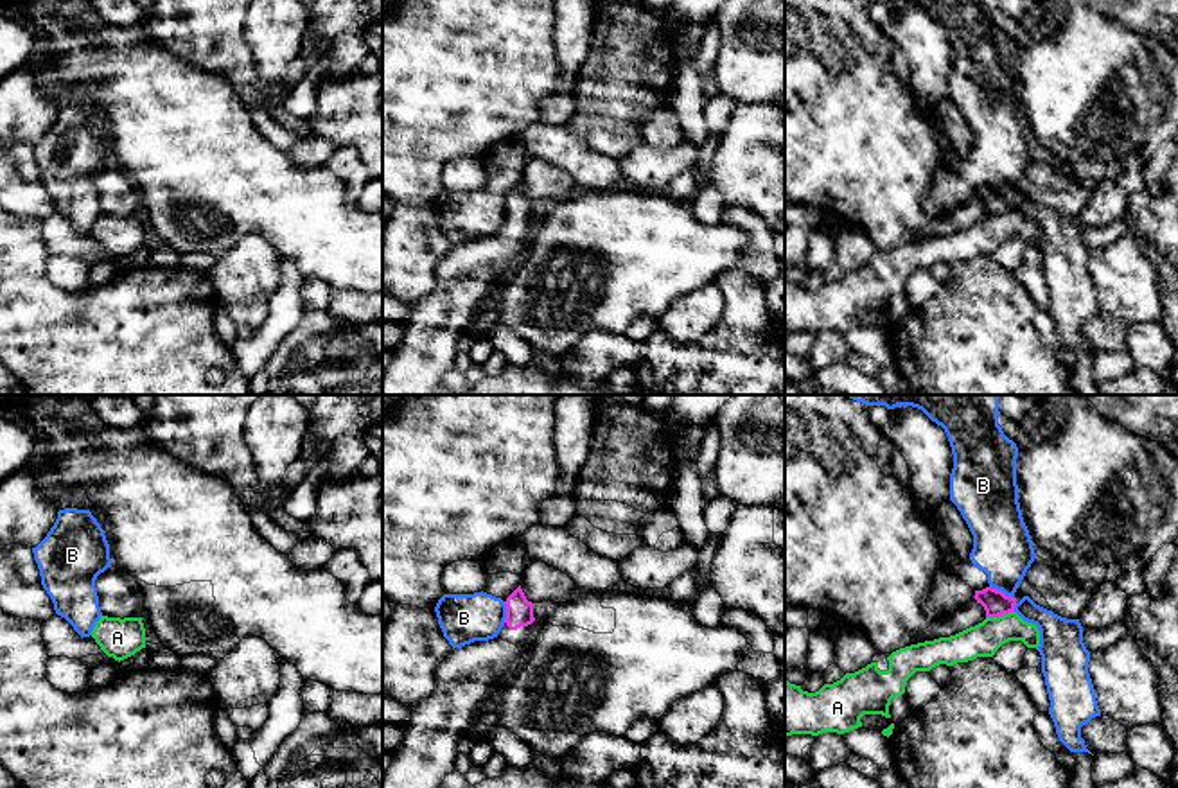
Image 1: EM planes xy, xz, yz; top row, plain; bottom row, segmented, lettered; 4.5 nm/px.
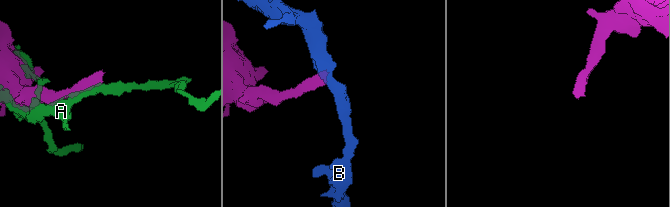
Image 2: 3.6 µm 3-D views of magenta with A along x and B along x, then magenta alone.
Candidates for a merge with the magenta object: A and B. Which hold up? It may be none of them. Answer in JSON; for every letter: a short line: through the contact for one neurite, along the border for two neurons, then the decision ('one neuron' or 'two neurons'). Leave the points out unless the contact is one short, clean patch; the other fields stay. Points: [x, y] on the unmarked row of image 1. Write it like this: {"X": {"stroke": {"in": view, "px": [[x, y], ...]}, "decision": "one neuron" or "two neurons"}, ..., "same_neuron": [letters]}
{"A": {"decision": "two neurons"}, "B": {"stroke": {"in": "yz", "px": [[990, 183], [1013, 196]]}, "decision": "two neurons"}, "same_neuron": []}

